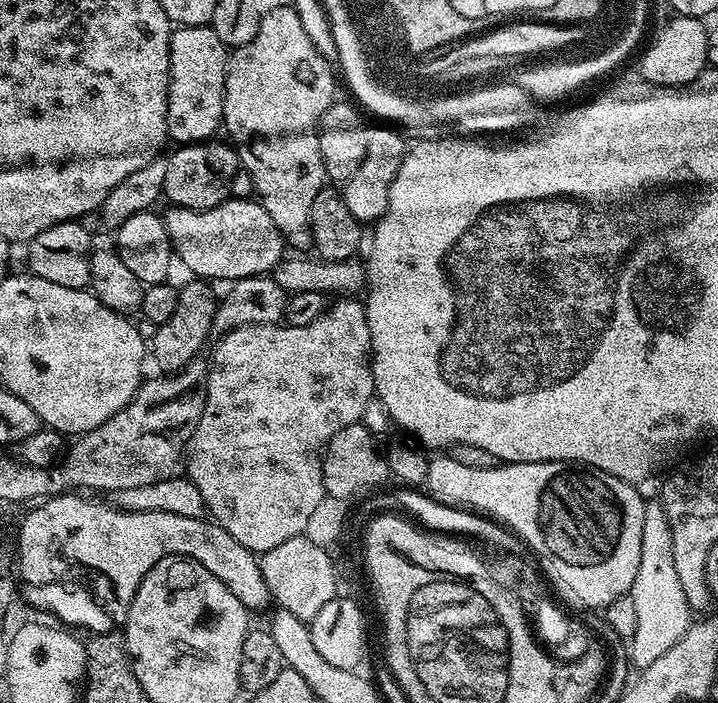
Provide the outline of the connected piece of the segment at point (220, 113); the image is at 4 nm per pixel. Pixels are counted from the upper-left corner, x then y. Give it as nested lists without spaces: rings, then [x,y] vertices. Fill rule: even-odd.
[[[186,24],[176,26],[172,29],[172,37],[170,38],[170,74],[168,75],[168,109],[166,110],[166,126],[168,127],[168,140],[176,146],[185,144],[199,144],[208,142],[213,139],[212,136],[217,131],[221,131],[224,122],[224,91],[226,90],[226,70],[228,69],[228,57],[230,49],[228,45],[222,42],[222,38],[218,38],[218,34],[214,34],[214,30],[208,24]]]

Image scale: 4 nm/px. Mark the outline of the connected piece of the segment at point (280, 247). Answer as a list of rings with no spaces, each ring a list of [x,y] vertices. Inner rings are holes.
[[[229,198],[206,210],[175,206],[167,210],[163,218],[173,253],[190,266],[196,278],[205,282],[214,279],[235,282],[248,276],[263,276],[271,273],[286,255],[284,235],[274,226],[274,218],[266,214],[259,199]]]

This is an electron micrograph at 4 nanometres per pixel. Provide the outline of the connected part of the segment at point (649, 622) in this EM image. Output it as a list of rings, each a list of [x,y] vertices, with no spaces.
[[[658,502],[644,505],[642,518],[642,558],[638,562],[638,574],[632,583],[630,595],[638,613],[638,630],[630,641],[630,660],[637,669],[650,666],[686,634],[690,623],[690,609],[686,594],[682,594],[682,582],[678,582],[678,570],[674,570],[674,546],[670,534],[670,522],[664,508]]]

